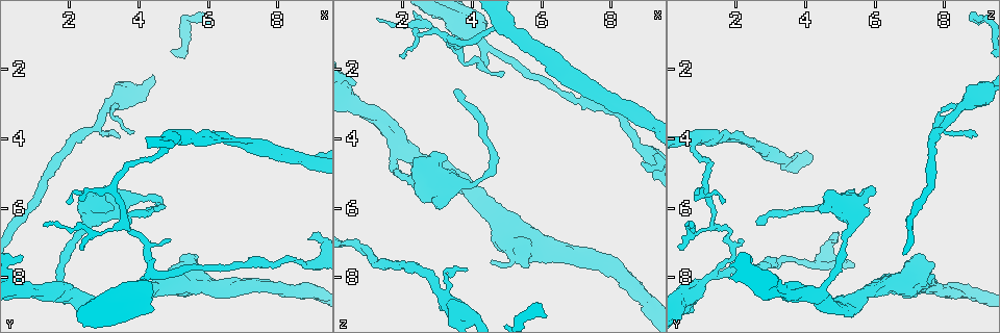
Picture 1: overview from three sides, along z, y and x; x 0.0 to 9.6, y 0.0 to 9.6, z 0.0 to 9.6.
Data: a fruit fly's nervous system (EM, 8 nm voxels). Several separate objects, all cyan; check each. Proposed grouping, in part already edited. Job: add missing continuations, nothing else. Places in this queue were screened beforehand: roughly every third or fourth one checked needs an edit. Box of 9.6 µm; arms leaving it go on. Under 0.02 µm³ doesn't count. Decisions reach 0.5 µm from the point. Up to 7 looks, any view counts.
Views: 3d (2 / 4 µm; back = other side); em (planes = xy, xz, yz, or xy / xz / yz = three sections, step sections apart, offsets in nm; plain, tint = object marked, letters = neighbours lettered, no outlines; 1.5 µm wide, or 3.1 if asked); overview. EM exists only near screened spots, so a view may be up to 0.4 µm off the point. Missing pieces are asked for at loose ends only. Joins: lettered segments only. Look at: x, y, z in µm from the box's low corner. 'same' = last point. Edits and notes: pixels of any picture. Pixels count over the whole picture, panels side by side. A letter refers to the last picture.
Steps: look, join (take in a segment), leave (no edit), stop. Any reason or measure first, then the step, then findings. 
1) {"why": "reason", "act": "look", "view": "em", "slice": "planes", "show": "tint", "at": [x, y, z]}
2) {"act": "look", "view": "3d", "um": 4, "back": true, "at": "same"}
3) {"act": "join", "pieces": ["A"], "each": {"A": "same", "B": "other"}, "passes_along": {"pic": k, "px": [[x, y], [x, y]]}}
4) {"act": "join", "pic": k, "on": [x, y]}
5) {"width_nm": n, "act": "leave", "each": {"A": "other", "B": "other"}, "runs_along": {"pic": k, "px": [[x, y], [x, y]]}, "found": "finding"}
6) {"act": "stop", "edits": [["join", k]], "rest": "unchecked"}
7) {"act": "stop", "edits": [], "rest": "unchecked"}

{"why": "branch stops here", "act": "look", "view": "3d", "um": 4, "at": [3.85, 3.75, 7.80]}

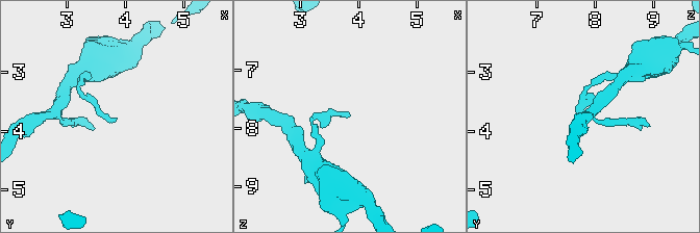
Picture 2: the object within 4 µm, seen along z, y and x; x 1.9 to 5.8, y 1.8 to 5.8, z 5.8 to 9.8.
{"act": "look", "view": "em", "slice": "planes", "show": "letters", "at": [3.85, 3.80, 7.75]}

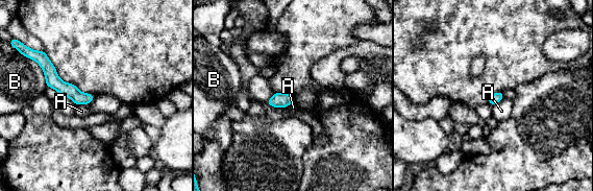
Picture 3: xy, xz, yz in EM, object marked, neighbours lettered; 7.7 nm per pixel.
{"act": "leave", "each": {"A": "other", "B": "other"}, "runs_along": {"pic": 3, "px": [[42, 62], [64, 89], [89, 100]]}, "found": "none of them fits"}

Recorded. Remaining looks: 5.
{"why": "an open end", "act": "look", "view": "3d", "um": 4, "at": [2.00, 5.85, 1.50]}

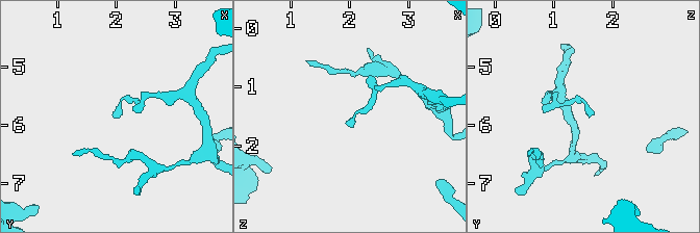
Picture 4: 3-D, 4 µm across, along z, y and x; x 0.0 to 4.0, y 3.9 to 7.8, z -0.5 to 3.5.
{"act": "look", "view": "em", "slice": "xy", "step": 8, "show": "plain", "at": [1.90, 5.85, 1.55]}

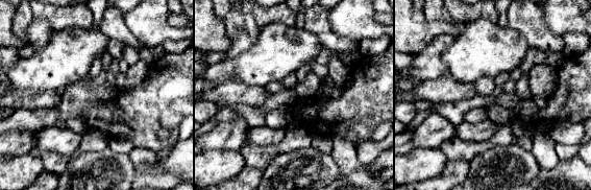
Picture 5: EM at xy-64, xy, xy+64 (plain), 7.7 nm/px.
{"act": "look", "view": "em", "slice": "xy", "step": 8, "show": "letters", "at": "same"}

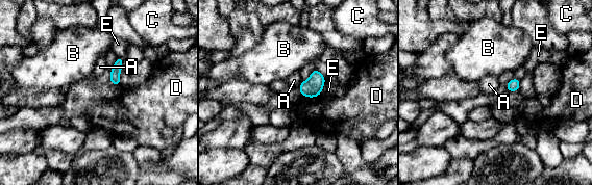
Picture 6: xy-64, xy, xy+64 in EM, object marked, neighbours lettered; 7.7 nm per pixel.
{"longest_contact_nm": ["D", 140], "act": "leave", "each": {"A": "other", "B": "other", "C": "other", "D": "other", "E": "other"}, "border": {"pic": 6, "px": [[319, 95], [302, 97]]}, "found": "no lettered segment goes on from it"}

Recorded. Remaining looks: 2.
{"why": "thin end", "act": "look", "view": "3d", "um": 2, "back": true, "at": [4.95, 6.90, 2.10]}

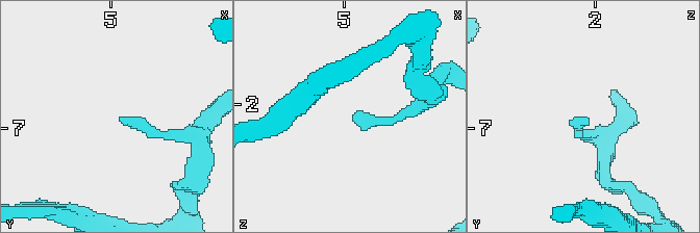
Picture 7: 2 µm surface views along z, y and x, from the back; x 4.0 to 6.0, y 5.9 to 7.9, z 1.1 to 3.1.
{"act": "look", "view": "em", "slice": "planes", "show": "letters", "at": [4.92, 6.94, 2.08]}

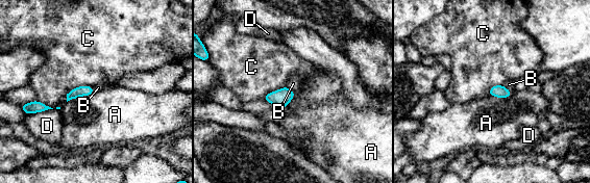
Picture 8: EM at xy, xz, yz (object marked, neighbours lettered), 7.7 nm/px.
{"act": "leave", "each": {"A": "other", "B": "other", "C": "other", "D": "other"}, "border": {"pic": 8, "px": [[286, 85], [294, 94], [286, 106]]}, "found": "none of them fits"}

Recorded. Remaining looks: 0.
{"act": "stop", "edits": [], "rest": "unchecked"}

